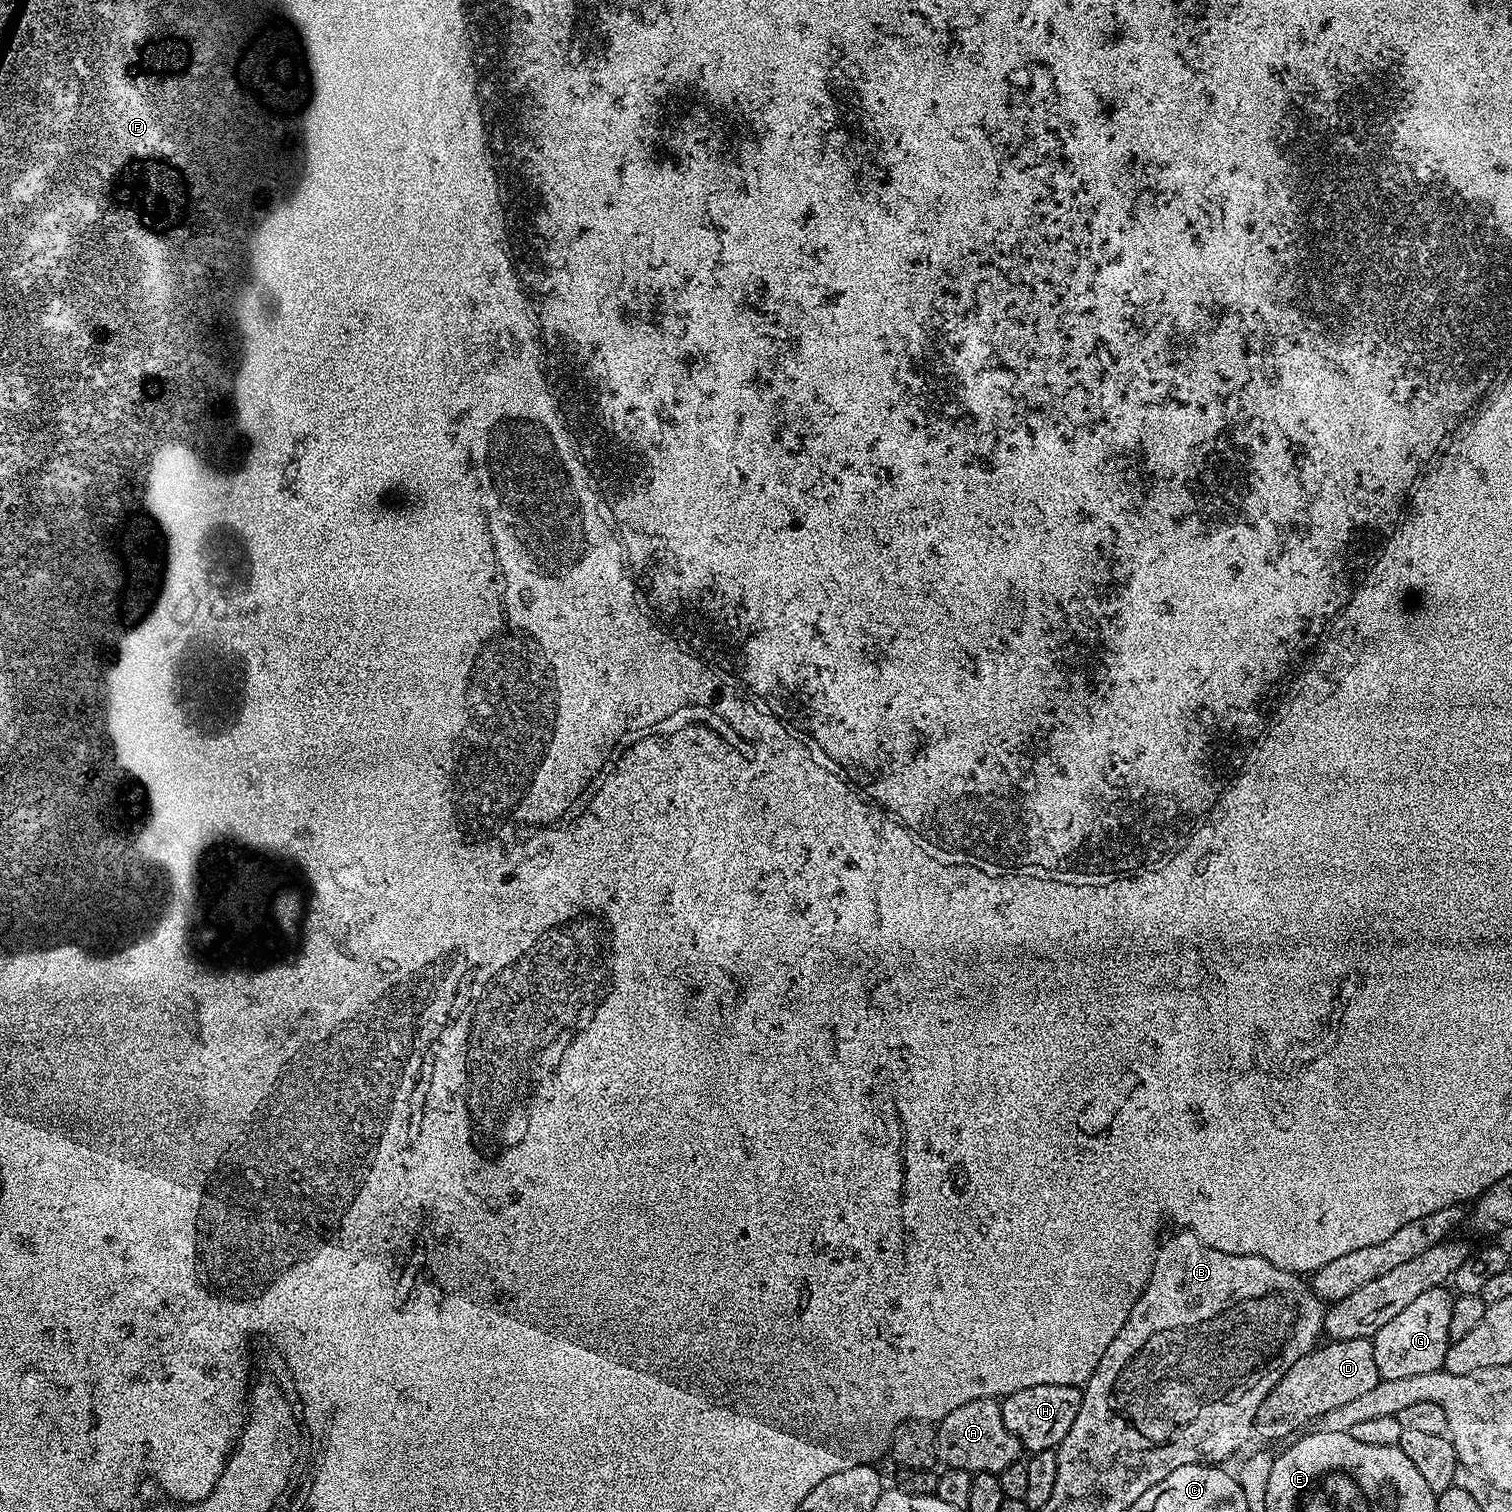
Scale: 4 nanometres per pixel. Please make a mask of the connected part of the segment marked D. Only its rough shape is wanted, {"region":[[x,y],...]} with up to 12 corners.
{"region":[[1371,1339],[1321,1343],[1284,1372],[1255,1435],[1291,1437],[1380,1380]]}

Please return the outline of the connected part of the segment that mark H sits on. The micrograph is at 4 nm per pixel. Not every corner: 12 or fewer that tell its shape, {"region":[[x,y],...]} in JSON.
{"region":[[1026,1386],[1002,1418],[1029,1453],[1060,1447],[1080,1409],[1076,1386]]}

